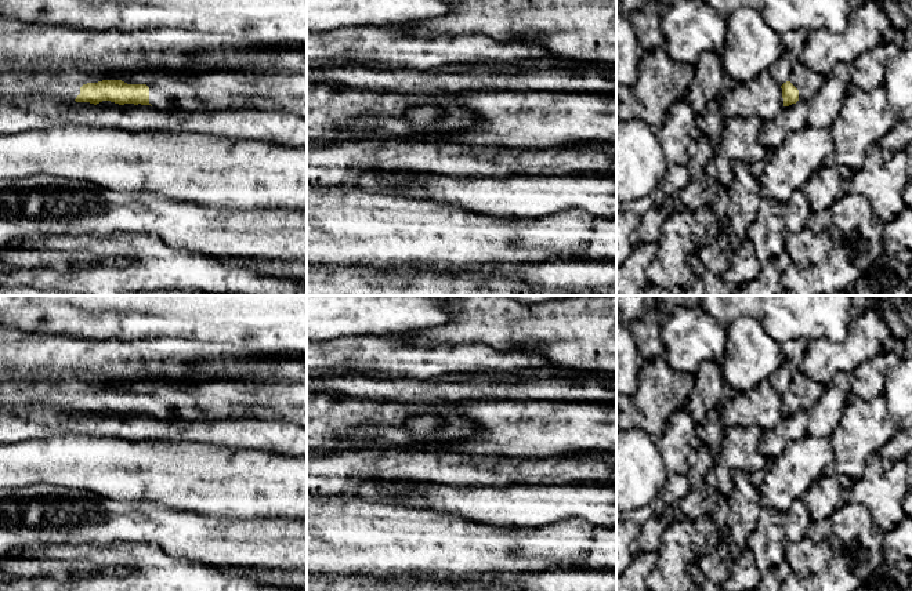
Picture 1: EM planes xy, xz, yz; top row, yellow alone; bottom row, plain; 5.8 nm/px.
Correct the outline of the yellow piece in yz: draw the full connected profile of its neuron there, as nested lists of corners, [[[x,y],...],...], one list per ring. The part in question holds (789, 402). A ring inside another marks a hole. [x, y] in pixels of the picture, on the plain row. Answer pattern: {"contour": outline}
{"contour": [[[793,367],[789,389],[781,395],[783,416],[796,413],[799,409],[808,411],[821,398],[824,389],[825,385]]]}

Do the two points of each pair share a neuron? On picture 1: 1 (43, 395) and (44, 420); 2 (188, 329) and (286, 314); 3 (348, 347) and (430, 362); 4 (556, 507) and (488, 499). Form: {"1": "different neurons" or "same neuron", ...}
{"1": "different neurons", "2": "same neuron", "3": "same neuron", "4": "same neuron"}

